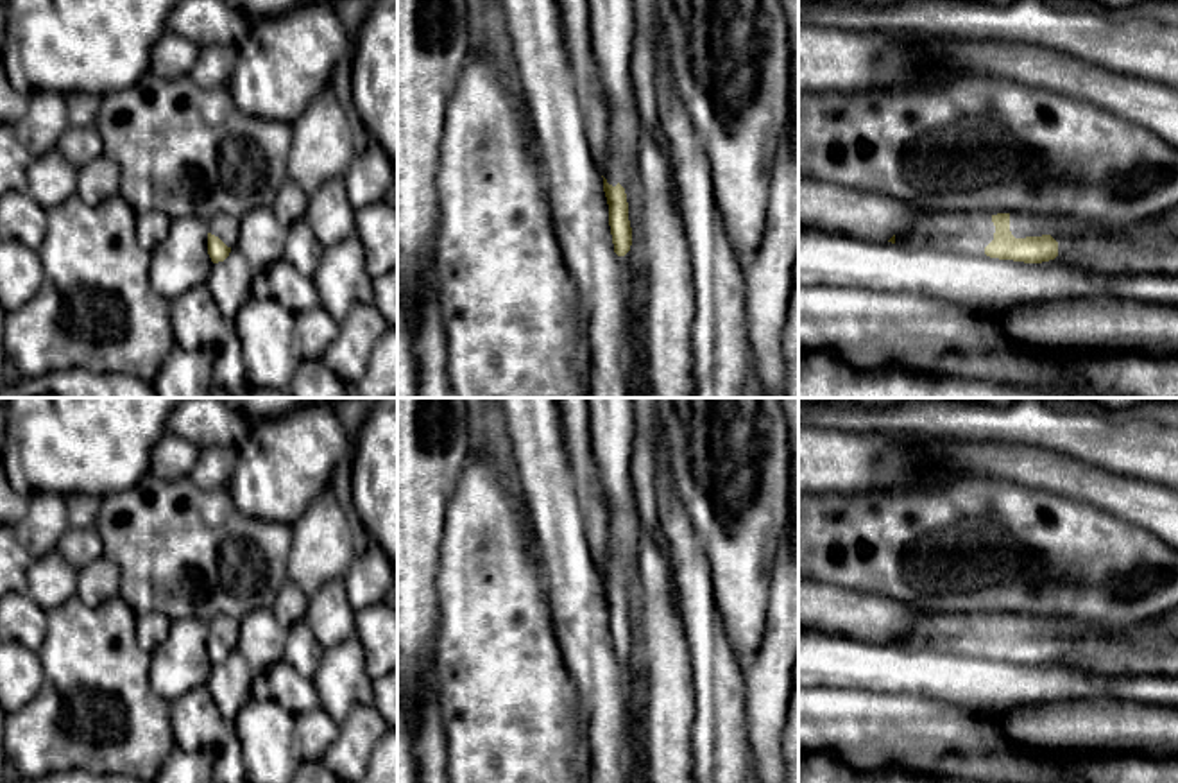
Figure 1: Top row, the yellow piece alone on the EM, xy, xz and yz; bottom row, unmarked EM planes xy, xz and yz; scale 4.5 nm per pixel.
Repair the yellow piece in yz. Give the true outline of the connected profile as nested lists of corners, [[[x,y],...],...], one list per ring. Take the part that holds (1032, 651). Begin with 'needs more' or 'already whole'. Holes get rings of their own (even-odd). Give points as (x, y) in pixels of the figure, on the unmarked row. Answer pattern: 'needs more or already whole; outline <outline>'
needs more; outline [[[920,613],[902,634],[893,636],[888,643],[902,650],[960,652],[1042,665],[1058,658],[1058,643],[1051,638],[1053,634],[1080,631],[1114,632],[1072,618]]]

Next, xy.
needs more; outline [[[218,615],[208,629],[208,656],[213,665],[224,663],[240,640],[240,618]]]

